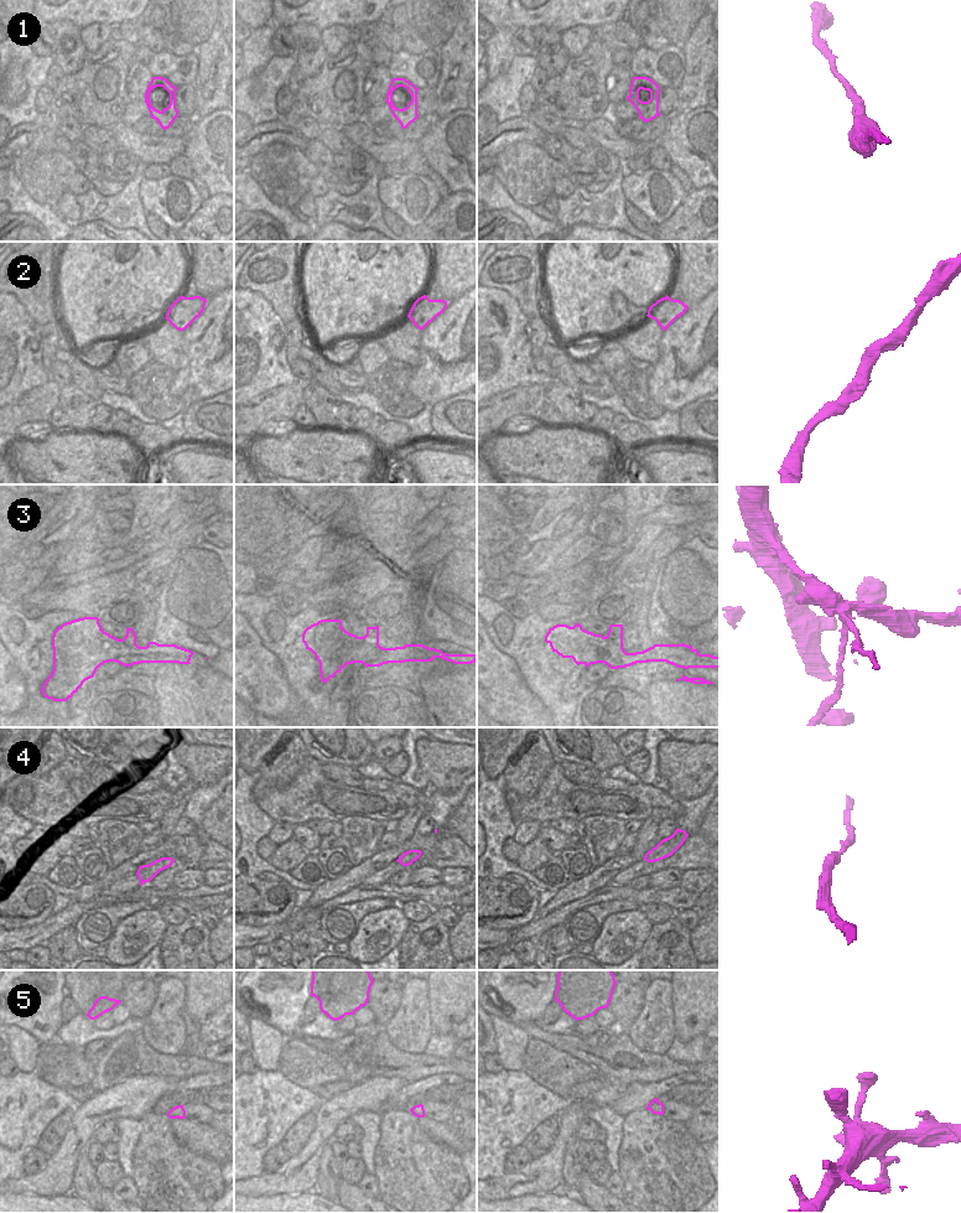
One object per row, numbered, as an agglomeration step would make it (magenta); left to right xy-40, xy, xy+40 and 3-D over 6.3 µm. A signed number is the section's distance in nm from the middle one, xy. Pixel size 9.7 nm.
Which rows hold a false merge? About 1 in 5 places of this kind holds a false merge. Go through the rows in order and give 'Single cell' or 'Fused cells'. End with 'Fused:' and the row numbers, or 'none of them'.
1: Single cell
2: Single cell
3: Fused cells
4: Single cell
5: Single cell
Fused: 3

